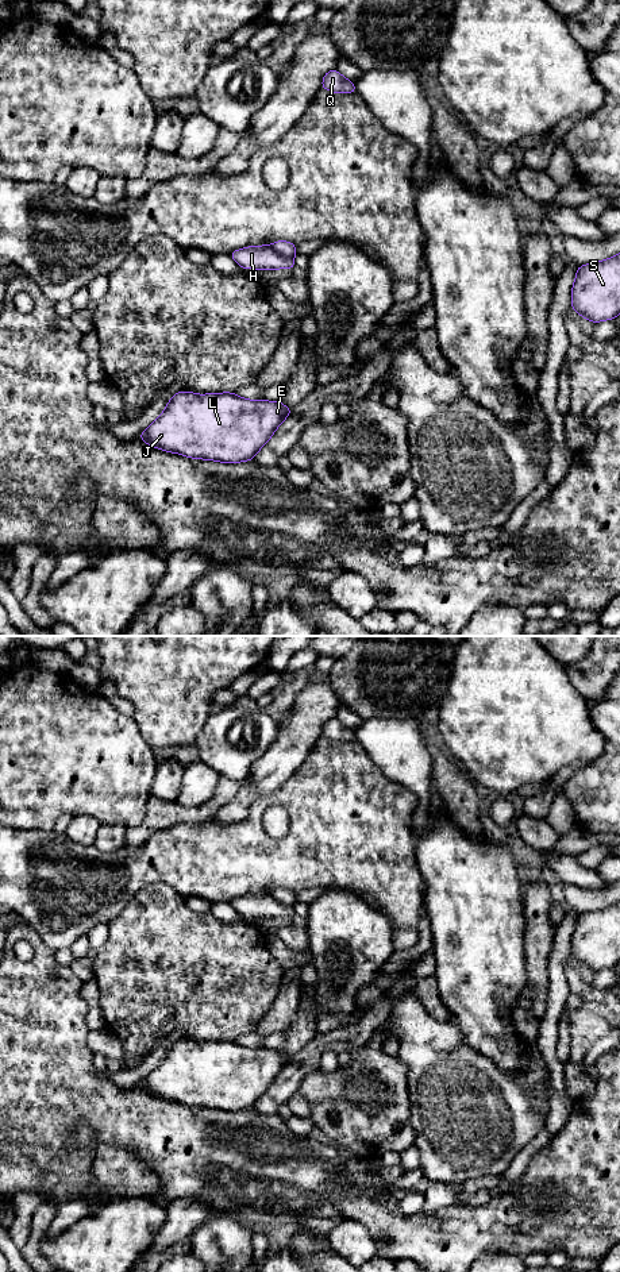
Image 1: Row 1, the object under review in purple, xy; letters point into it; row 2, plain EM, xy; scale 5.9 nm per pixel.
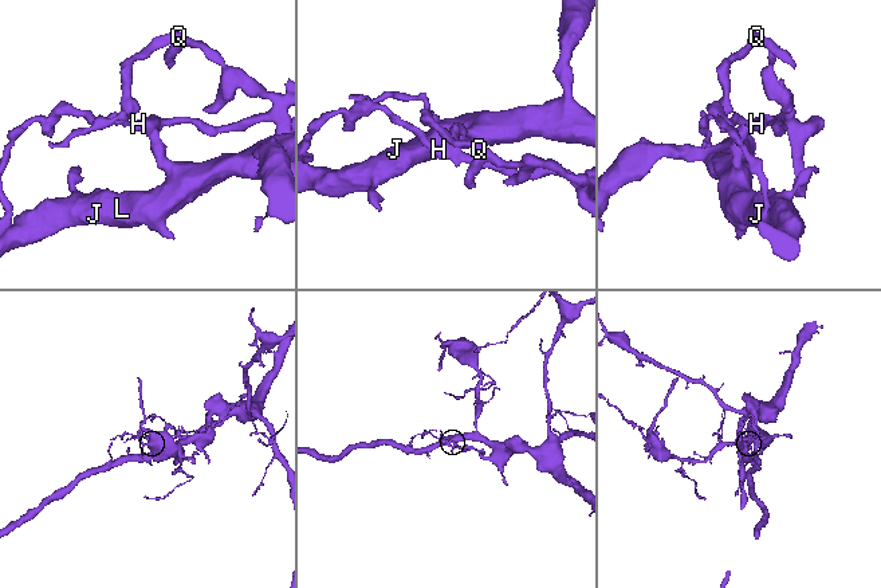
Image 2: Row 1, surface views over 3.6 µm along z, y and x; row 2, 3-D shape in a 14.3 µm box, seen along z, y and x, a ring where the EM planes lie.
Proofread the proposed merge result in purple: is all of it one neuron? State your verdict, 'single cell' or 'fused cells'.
fused cells

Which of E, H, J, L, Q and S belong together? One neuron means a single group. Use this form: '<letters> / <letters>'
E J L S / H Q

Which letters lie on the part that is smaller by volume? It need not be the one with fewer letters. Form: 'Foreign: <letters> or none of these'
Foreign: H, Q

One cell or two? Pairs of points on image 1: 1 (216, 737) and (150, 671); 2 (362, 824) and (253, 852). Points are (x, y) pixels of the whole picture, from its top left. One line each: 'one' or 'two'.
1: two
2: one

